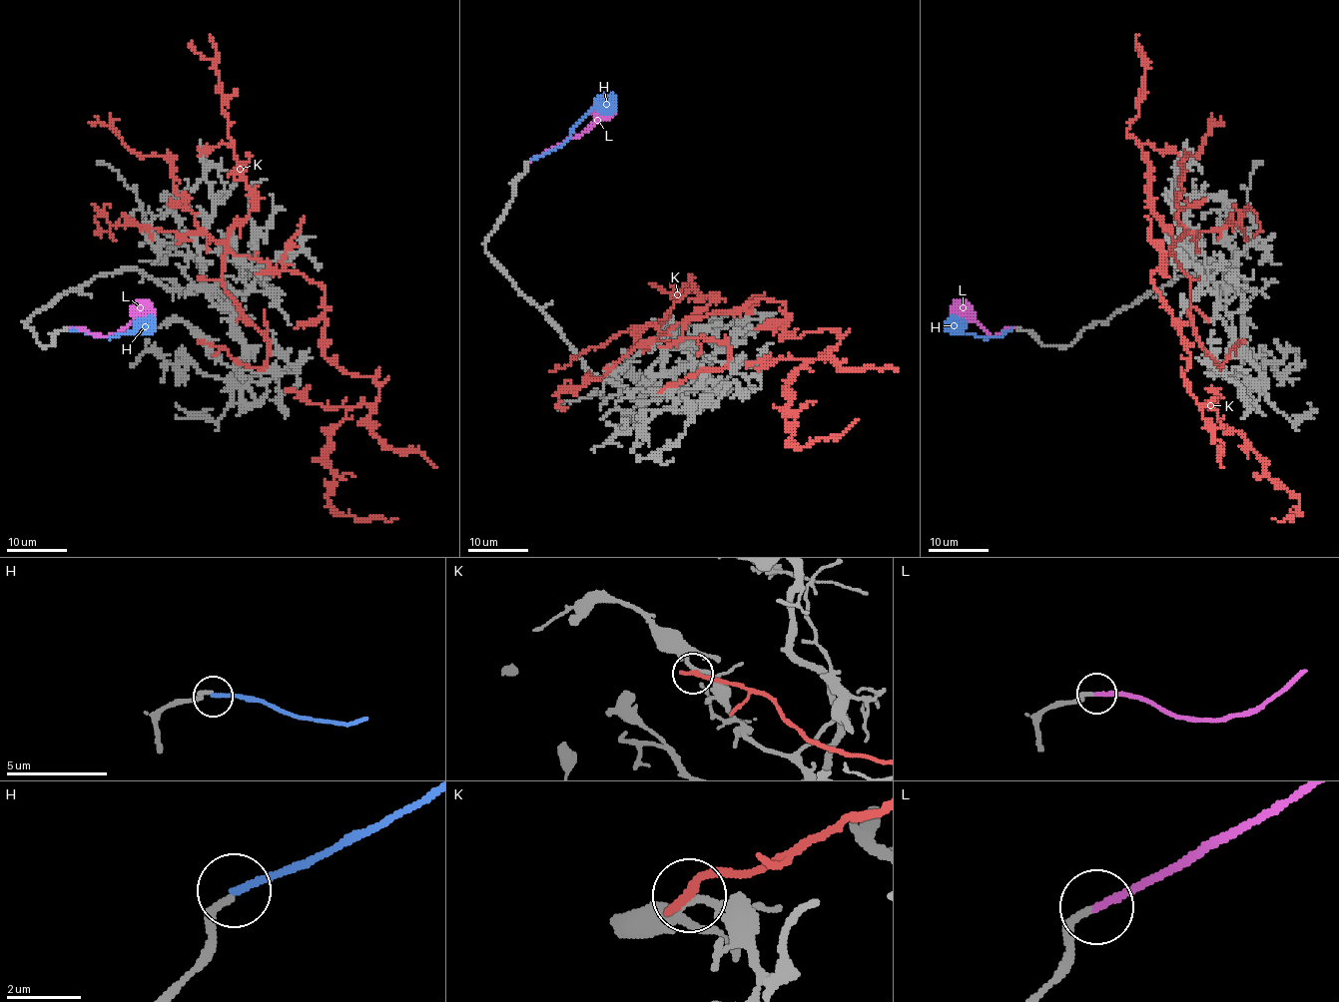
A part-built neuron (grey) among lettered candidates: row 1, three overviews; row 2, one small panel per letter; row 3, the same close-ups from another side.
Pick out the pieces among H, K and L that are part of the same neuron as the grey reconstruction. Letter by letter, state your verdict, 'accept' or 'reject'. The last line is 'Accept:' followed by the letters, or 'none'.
H: reject
K: reject
L: accept
Accept: L

